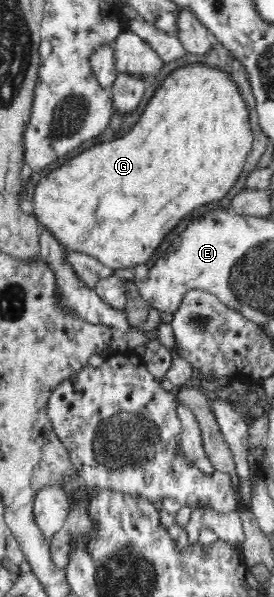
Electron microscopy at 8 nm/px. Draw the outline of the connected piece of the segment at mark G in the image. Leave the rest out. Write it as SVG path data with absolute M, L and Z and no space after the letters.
M198 62L184 65L169 73L168 77L165 77L164 81L160 83L160 87L156 89L152 98L144 101L142 117L132 126L132 131L128 135L86 148L86 151L76 155L74 159L66 161L62 167L56 167L54 171L50 171L46 177L43 176L38 181L36 189L34 189L34 215L36 215L34 219L38 219L38 224L45 231L50 232L64 248L92 256L110 269L126 269L145 264L168 232L176 227L186 215L188 217L194 209L201 205L222 199L232 189L243 170L246 156L252 149L252 141L254 141L254 135L250 128L248 109L246 109L246 102L242 100L240 89L234 78L216 66Z

